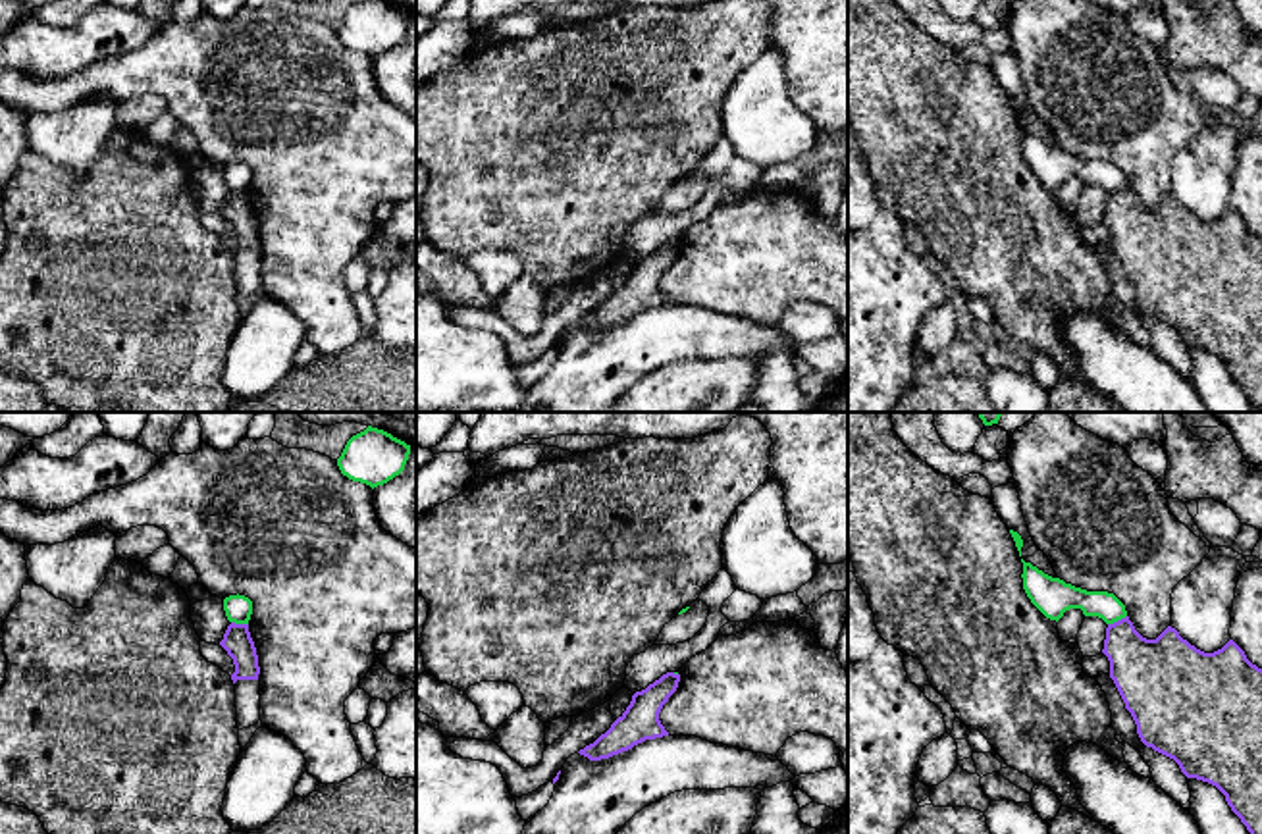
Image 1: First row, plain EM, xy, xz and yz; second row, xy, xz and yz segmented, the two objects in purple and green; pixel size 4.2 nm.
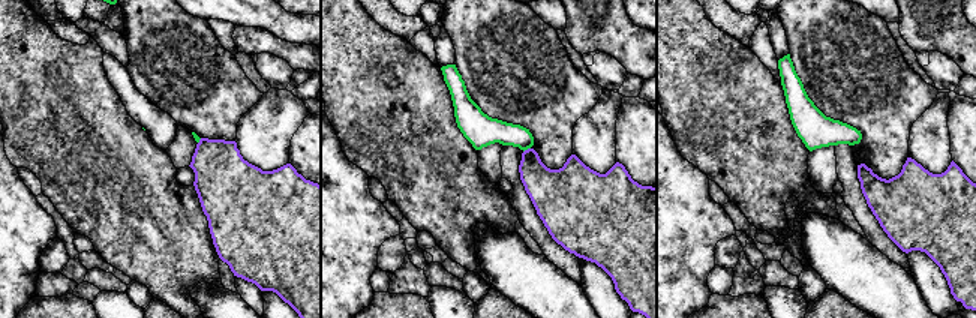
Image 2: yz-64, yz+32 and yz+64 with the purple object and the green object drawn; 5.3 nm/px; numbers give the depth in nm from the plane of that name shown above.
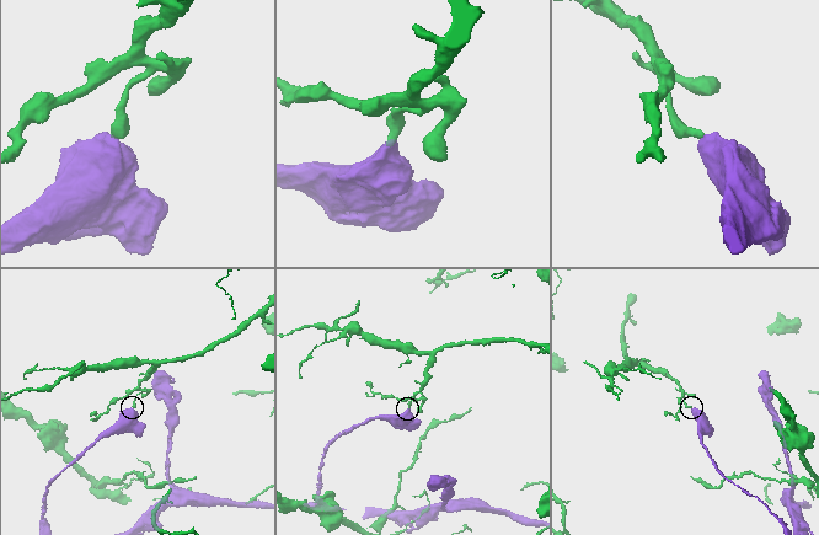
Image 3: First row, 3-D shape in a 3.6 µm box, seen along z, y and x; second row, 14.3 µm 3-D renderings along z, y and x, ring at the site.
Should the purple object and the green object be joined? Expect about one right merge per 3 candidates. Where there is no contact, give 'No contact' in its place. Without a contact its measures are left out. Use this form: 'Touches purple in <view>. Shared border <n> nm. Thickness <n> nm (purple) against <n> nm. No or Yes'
Touches purple in yz. Shared border 90 nm. Thickness 280 nm (purple) against 120 nm. No

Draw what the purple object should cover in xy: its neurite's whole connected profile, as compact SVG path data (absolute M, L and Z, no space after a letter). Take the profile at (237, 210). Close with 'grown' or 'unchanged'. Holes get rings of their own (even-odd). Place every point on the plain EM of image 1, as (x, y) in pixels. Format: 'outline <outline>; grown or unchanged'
outline M231 191L220 214L233 227L235 233L235 241L231 243L233 252L237 248L258 248L260 243L258 223L249 200L249 193Z; unchanged

